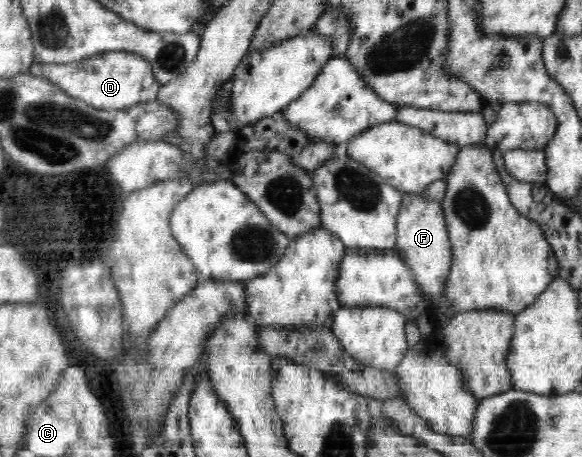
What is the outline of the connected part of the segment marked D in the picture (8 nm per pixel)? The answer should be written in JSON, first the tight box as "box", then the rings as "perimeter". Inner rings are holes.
{"box":[30,51,161,111],"perimeter":[[[112,51],[87,60],[69,64],[43,64],[34,62],[30,74],[47,79],[55,87],[74,99],[82,100],[98,109],[116,111],[141,103],[155,101],[161,85],[154,78],[151,63],[137,53]]]}

